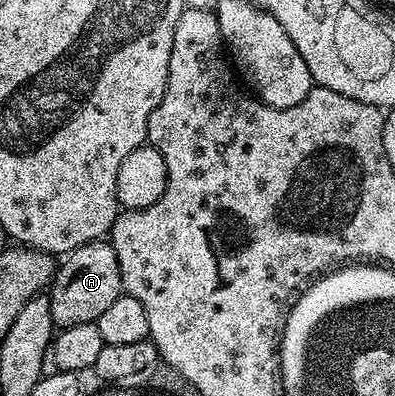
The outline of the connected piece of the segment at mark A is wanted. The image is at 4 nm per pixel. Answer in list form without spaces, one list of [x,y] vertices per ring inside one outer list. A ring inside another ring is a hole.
[[[110,242],[86,243],[72,251],[58,264],[55,278],[49,284],[51,316],[56,328],[59,329],[73,325],[85,325],[86,323],[98,323],[101,313],[105,313],[105,309],[109,309],[109,305],[113,305],[113,301],[117,301],[117,297],[122,294],[124,294],[124,290],[121,281],[121,269],[117,265],[117,253],[111,247]]]

